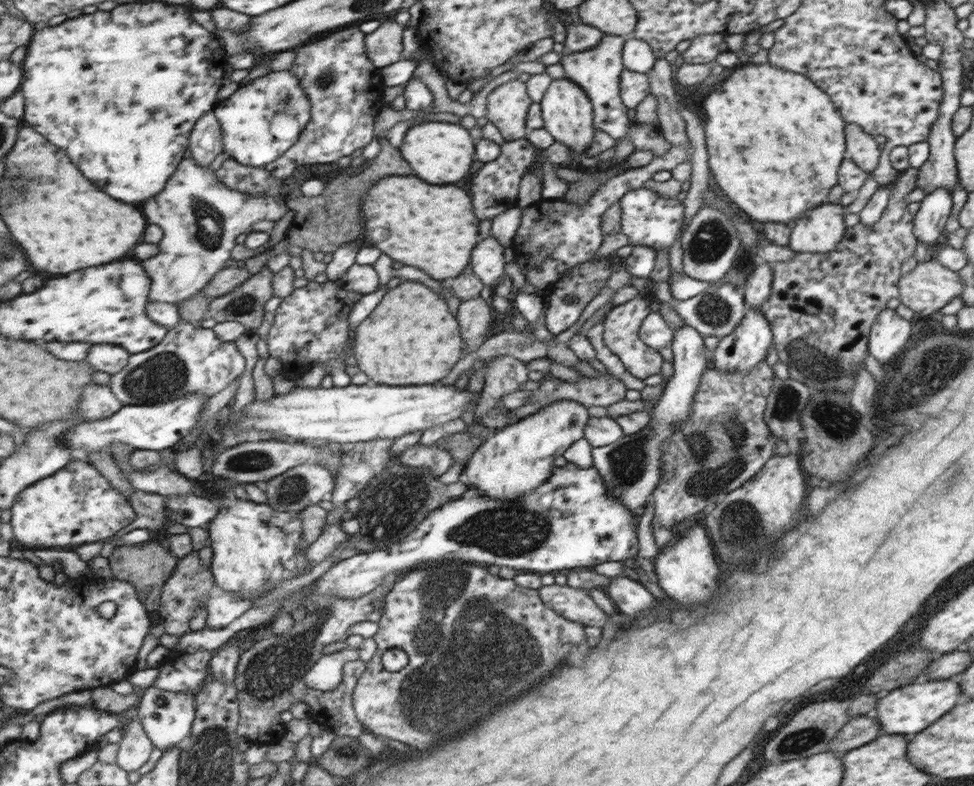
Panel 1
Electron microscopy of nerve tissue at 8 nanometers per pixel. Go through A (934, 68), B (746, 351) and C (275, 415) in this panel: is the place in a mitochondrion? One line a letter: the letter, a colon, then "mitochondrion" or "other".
A: other
B: other
C: other

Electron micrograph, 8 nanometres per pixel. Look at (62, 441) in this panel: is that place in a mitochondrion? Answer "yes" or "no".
no

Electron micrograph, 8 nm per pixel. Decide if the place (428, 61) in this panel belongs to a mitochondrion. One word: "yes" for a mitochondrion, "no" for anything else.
no

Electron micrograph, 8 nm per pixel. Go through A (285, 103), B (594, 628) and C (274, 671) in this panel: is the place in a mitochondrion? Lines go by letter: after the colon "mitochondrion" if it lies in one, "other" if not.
A: mitochondrion
B: other
C: mitochondrion

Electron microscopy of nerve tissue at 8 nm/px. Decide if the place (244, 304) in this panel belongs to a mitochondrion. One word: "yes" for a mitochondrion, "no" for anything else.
yes

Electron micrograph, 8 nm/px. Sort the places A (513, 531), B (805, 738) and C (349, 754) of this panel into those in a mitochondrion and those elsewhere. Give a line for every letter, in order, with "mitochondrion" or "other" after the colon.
A: mitochondrion
B: mitochondrion
C: mitochondrion

